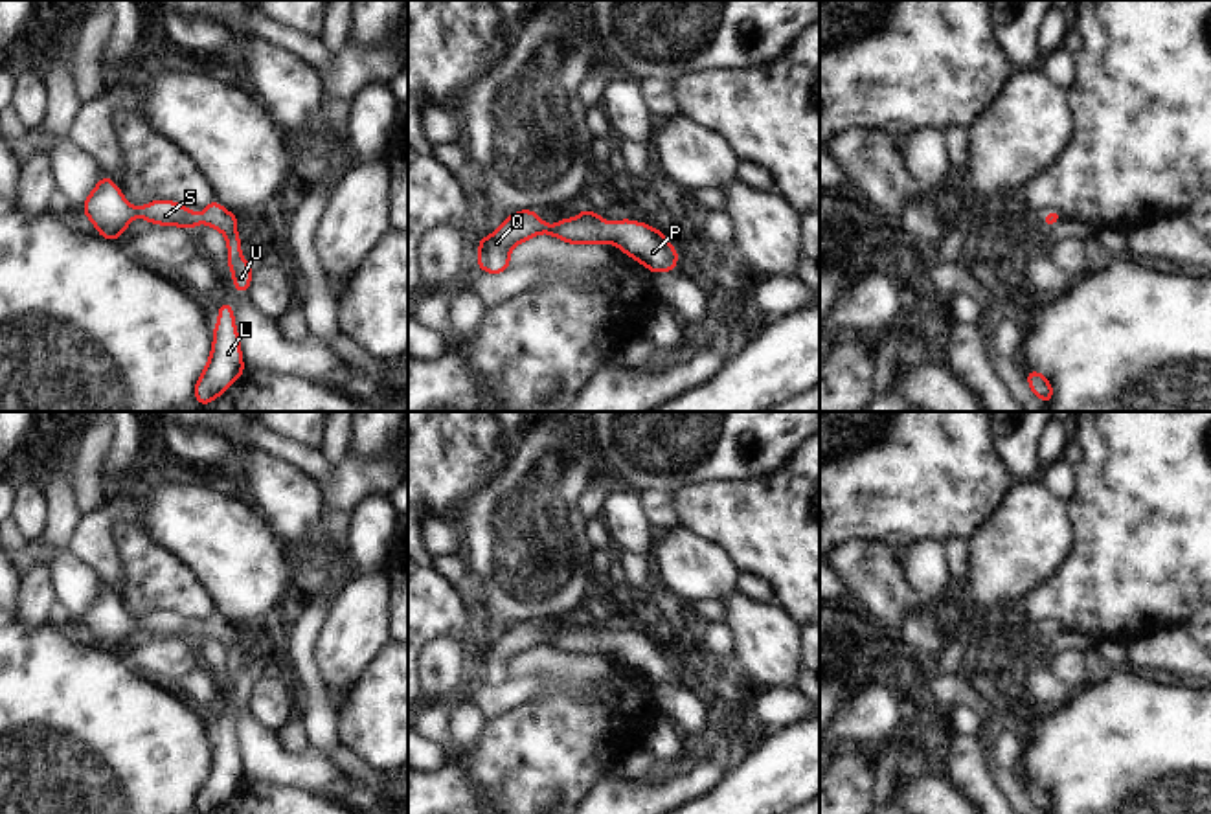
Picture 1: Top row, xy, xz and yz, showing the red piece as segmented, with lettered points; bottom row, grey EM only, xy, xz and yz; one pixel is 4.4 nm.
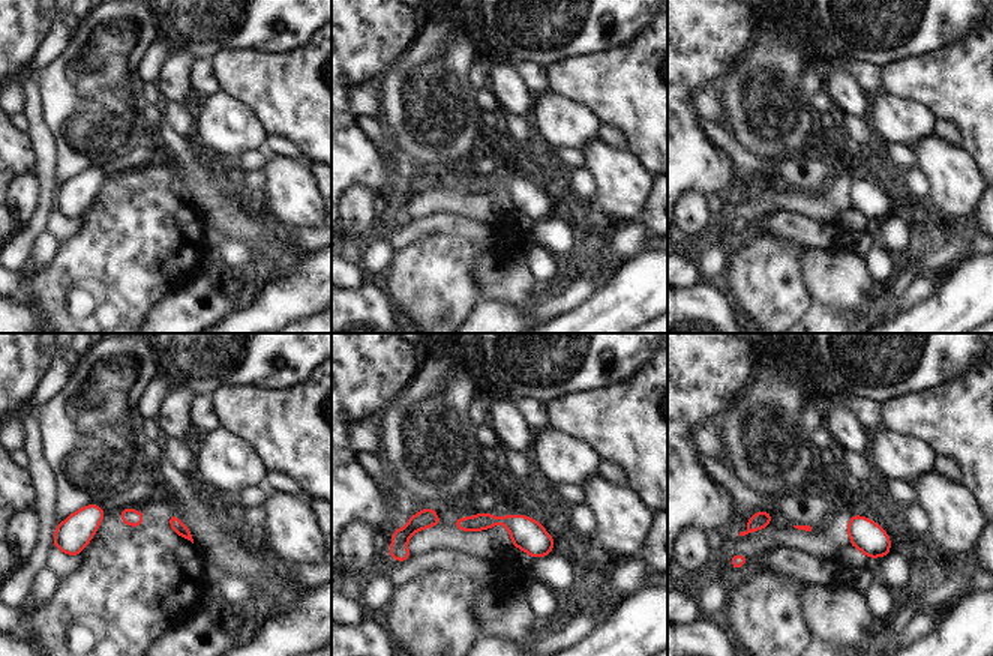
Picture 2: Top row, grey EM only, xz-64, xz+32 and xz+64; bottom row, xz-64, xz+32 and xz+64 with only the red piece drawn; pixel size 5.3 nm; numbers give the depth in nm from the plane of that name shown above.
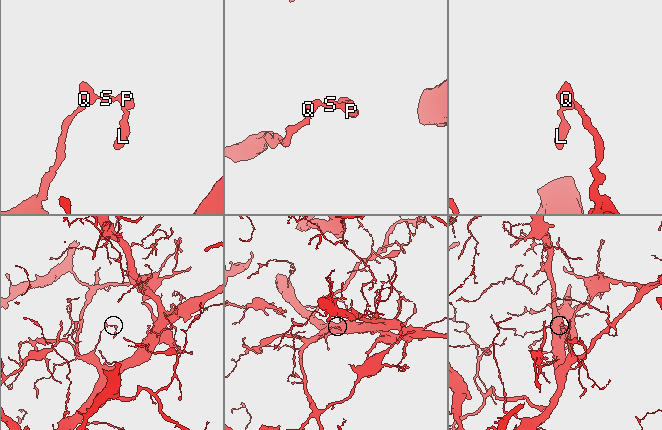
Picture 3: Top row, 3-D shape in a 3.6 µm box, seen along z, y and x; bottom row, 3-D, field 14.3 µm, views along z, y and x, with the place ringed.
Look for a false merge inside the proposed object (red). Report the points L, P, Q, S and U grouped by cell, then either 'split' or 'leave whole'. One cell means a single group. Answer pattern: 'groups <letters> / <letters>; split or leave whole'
groups L P Q S U; leave whole

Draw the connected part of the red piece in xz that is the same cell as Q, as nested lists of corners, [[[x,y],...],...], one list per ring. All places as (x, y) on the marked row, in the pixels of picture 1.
[[[522,209],[509,215],[489,237],[478,239],[478,268],[502,274],[509,268],[511,248],[538,233],[570,244],[612,243],[654,274],[676,270],[680,255],[660,230],[645,222],[623,219],[610,224],[595,211],[583,209],[573,219],[548,226],[535,211]]]

